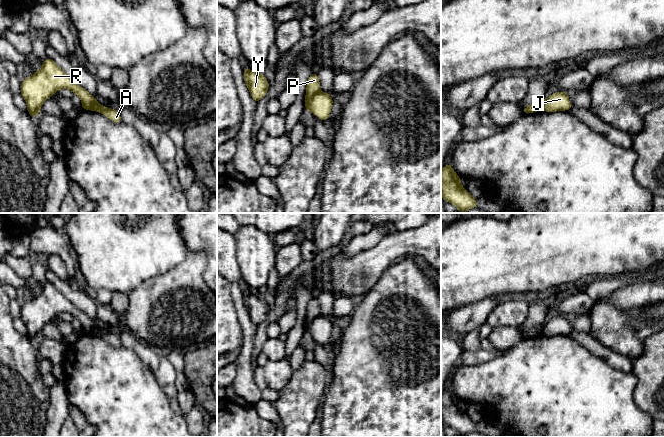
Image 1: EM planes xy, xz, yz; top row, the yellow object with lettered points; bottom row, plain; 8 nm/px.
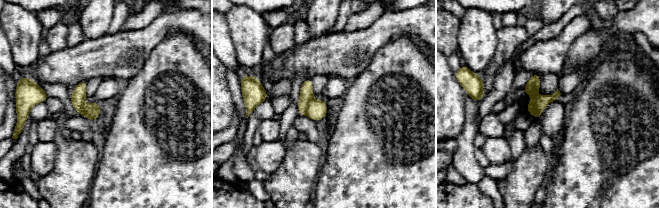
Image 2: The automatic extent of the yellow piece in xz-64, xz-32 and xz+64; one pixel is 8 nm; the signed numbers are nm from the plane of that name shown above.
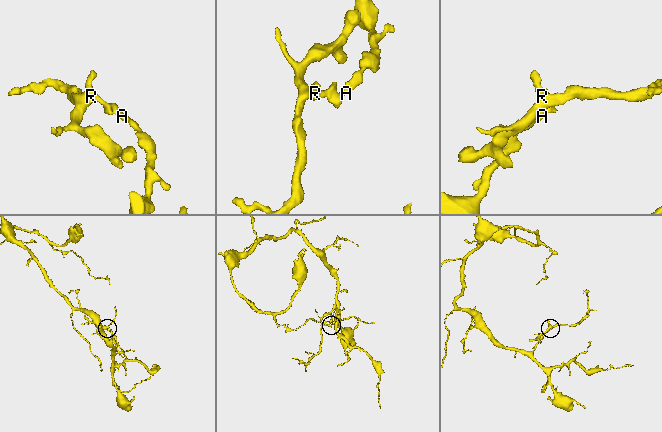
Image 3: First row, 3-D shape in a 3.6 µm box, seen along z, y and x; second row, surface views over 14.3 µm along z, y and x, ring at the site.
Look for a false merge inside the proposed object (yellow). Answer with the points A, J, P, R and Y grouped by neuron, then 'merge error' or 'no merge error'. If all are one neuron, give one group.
A J / P R Y | merge error

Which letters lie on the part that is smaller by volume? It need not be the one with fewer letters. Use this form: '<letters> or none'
P, R, Y

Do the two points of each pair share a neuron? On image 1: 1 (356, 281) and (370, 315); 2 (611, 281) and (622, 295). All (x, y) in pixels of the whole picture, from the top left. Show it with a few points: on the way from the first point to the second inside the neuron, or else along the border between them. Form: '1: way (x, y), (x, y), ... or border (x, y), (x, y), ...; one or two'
1: border (378, 279), (357, 300); two
2: border (640, 282), (619, 287), (602, 298); two

